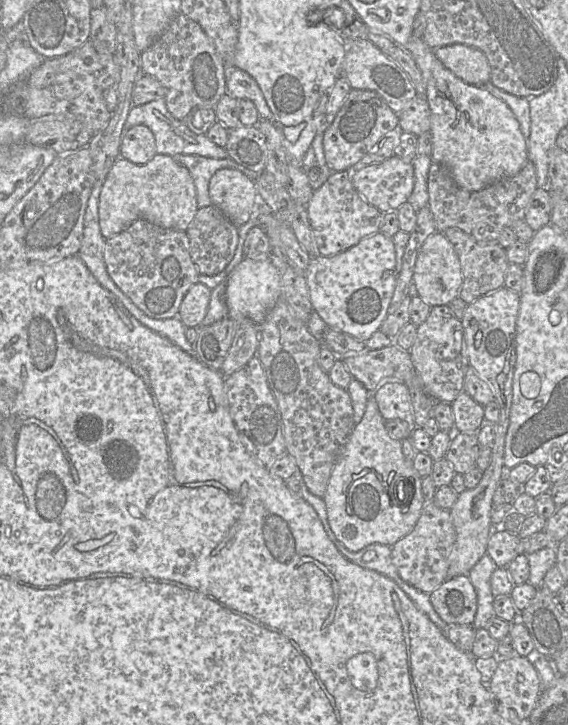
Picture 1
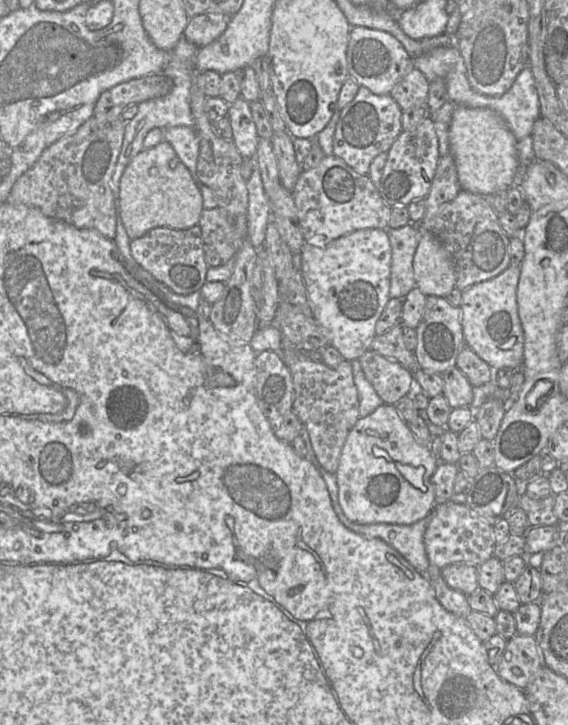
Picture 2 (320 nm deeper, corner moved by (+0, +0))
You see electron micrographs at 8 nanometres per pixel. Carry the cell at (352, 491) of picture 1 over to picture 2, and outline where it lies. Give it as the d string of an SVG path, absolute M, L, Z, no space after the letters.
M391 404L379 406L370 415L359 418L349 432L335 472L338 502L344 515L358 524L410 525L430 515L435 501L433 474L439 461L429 446L420 444L398 410Z

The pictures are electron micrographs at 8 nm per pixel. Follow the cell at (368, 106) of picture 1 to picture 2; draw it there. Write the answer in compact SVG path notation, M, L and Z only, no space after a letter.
M360 86L353 100L340 111L332 141L333 155L341 158L357 173L367 175L373 159L380 153L387 153L402 131L401 115L402 109L390 94L376 95Z

